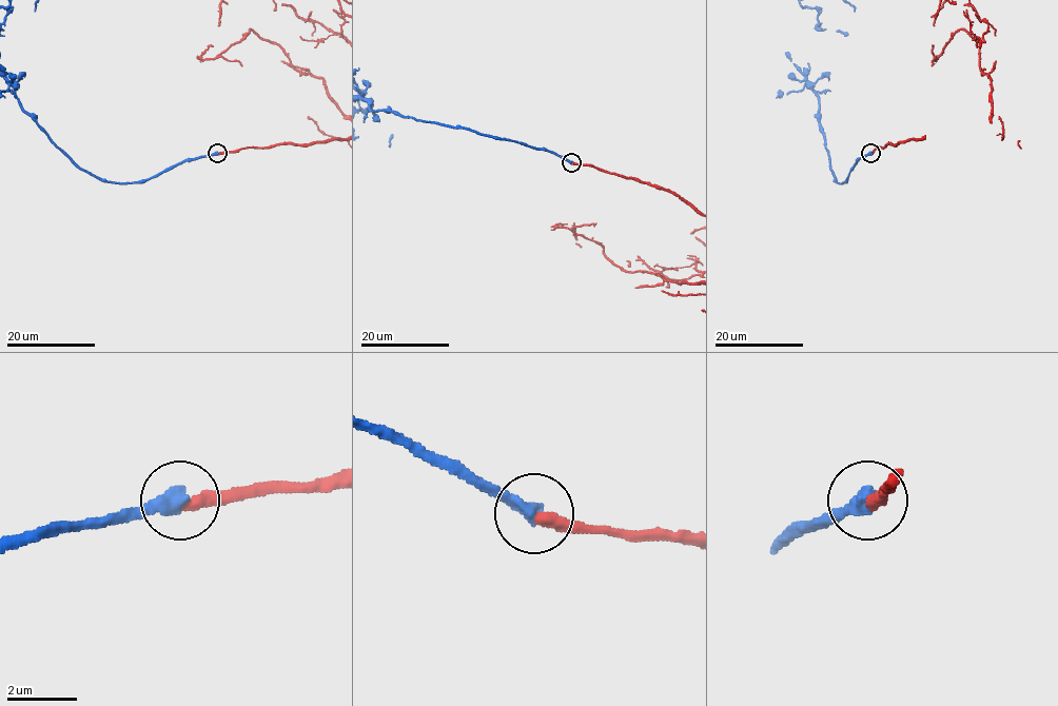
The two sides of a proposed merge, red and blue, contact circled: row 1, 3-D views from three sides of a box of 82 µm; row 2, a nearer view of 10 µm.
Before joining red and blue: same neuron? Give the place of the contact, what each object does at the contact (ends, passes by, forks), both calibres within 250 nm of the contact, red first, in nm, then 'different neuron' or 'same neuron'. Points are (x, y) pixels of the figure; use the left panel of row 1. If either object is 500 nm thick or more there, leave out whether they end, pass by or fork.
place (217, 153); red ends; blue ends; calibres 360 and 460 nm; same neuron

